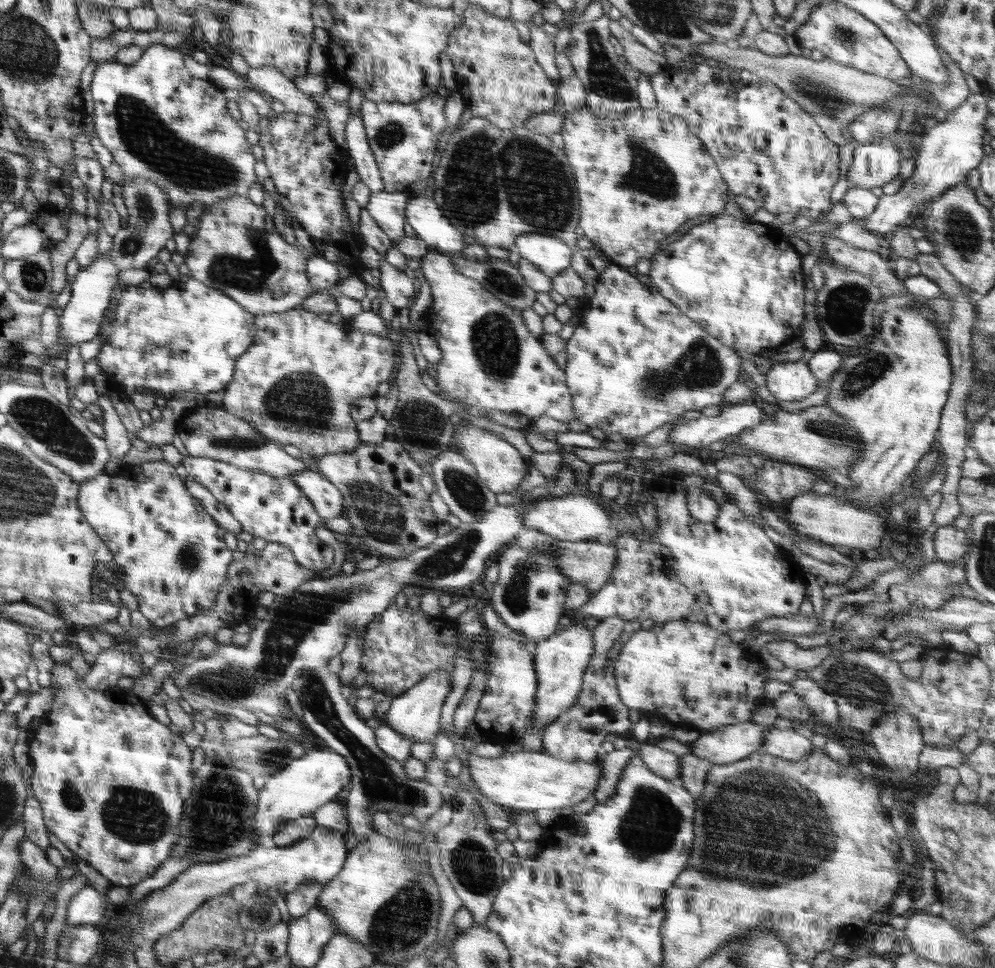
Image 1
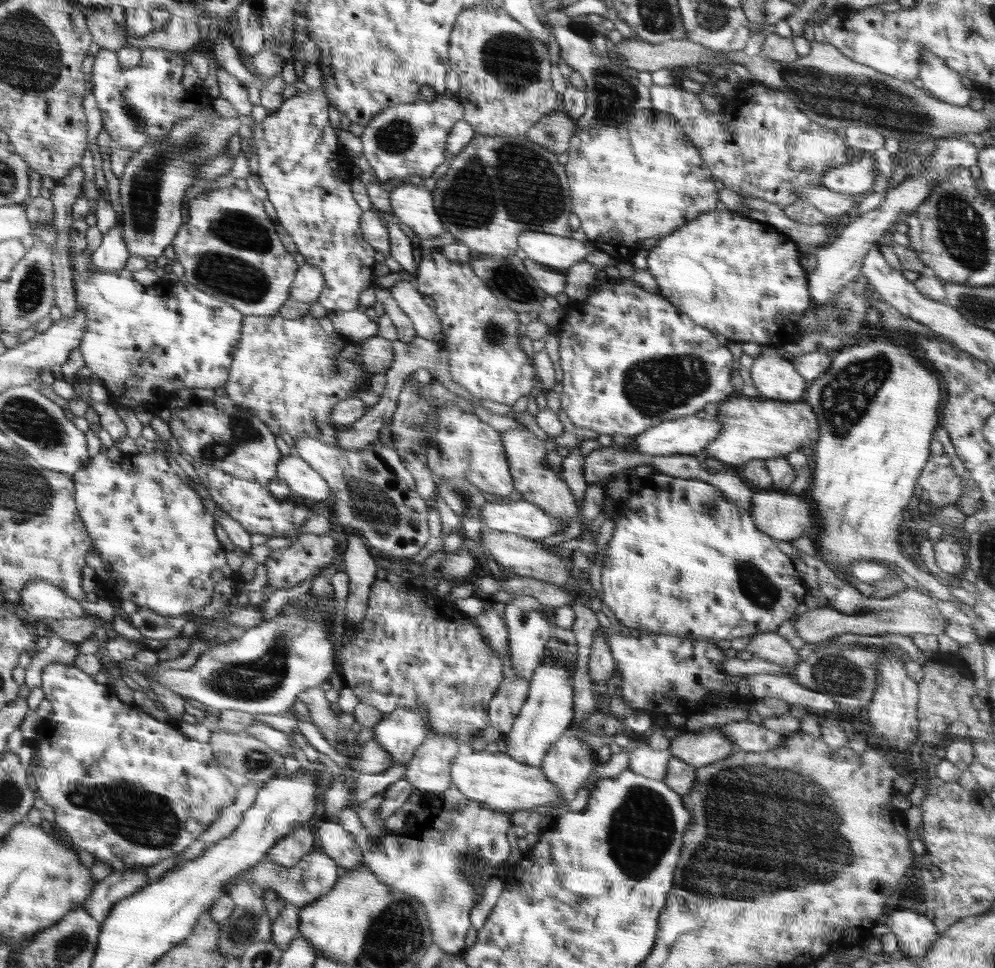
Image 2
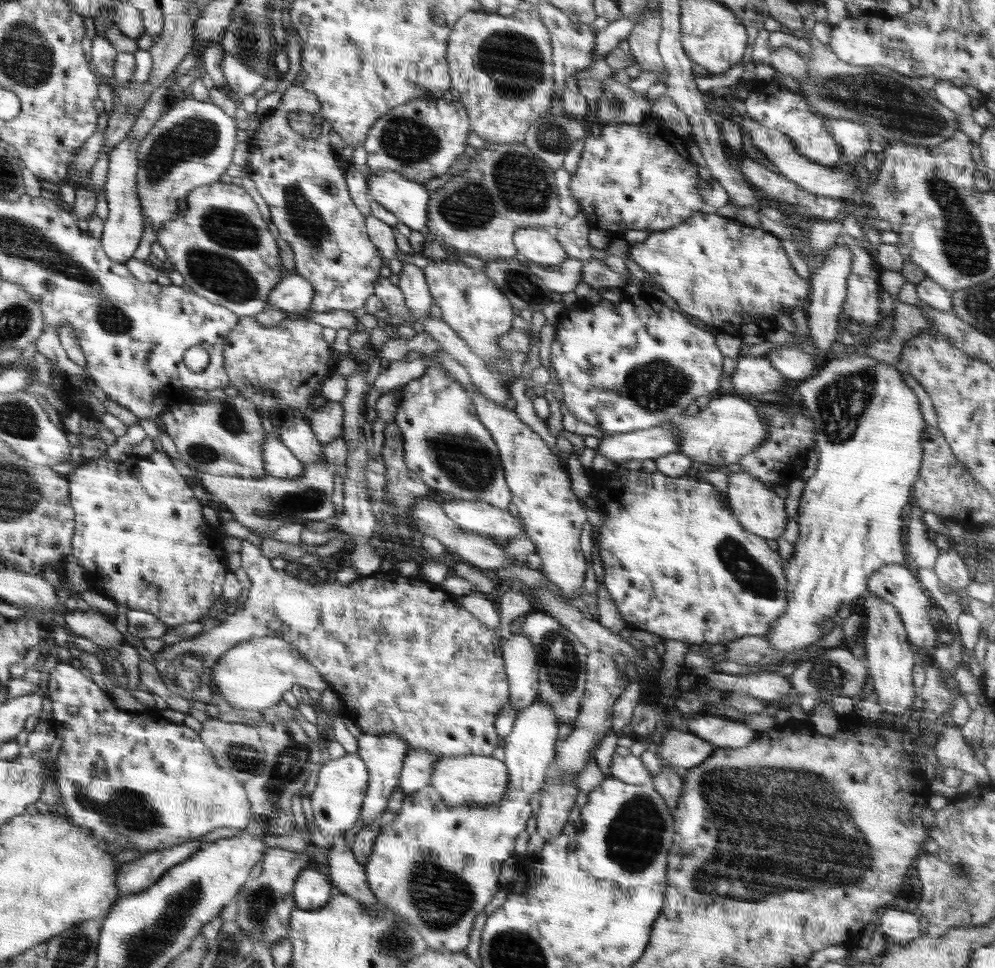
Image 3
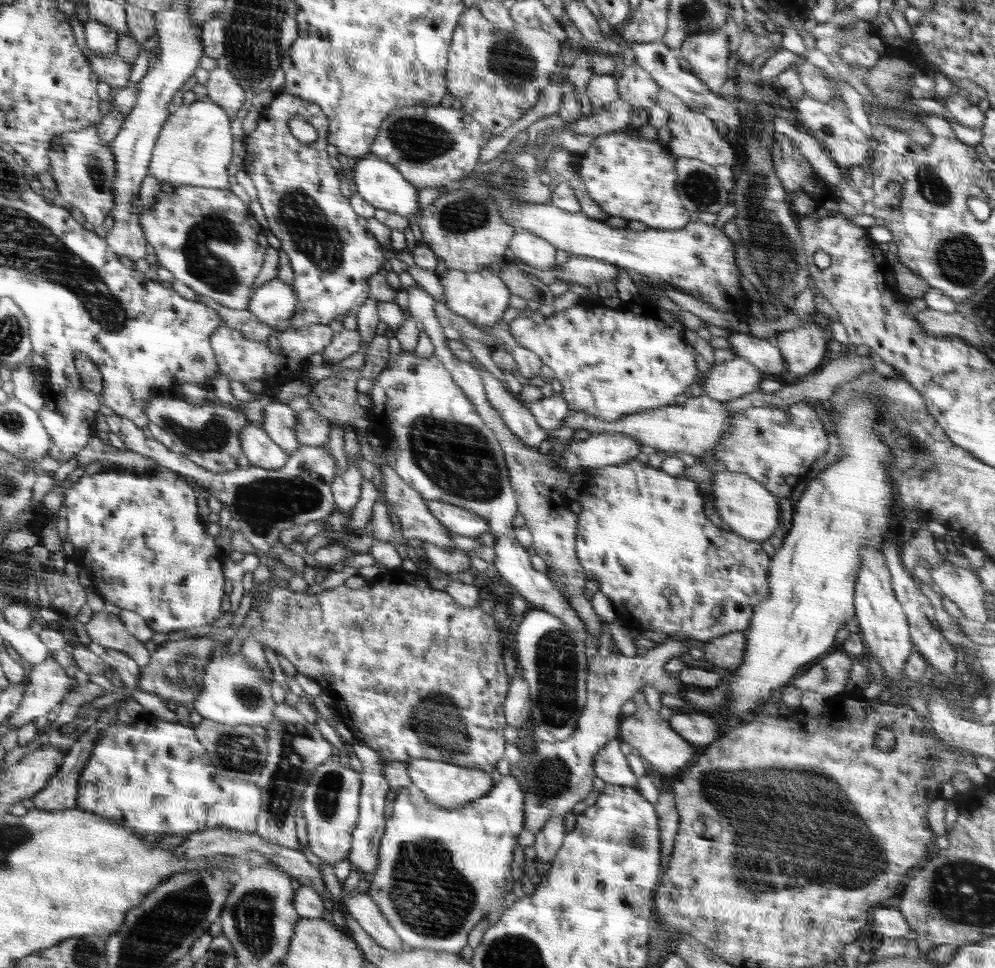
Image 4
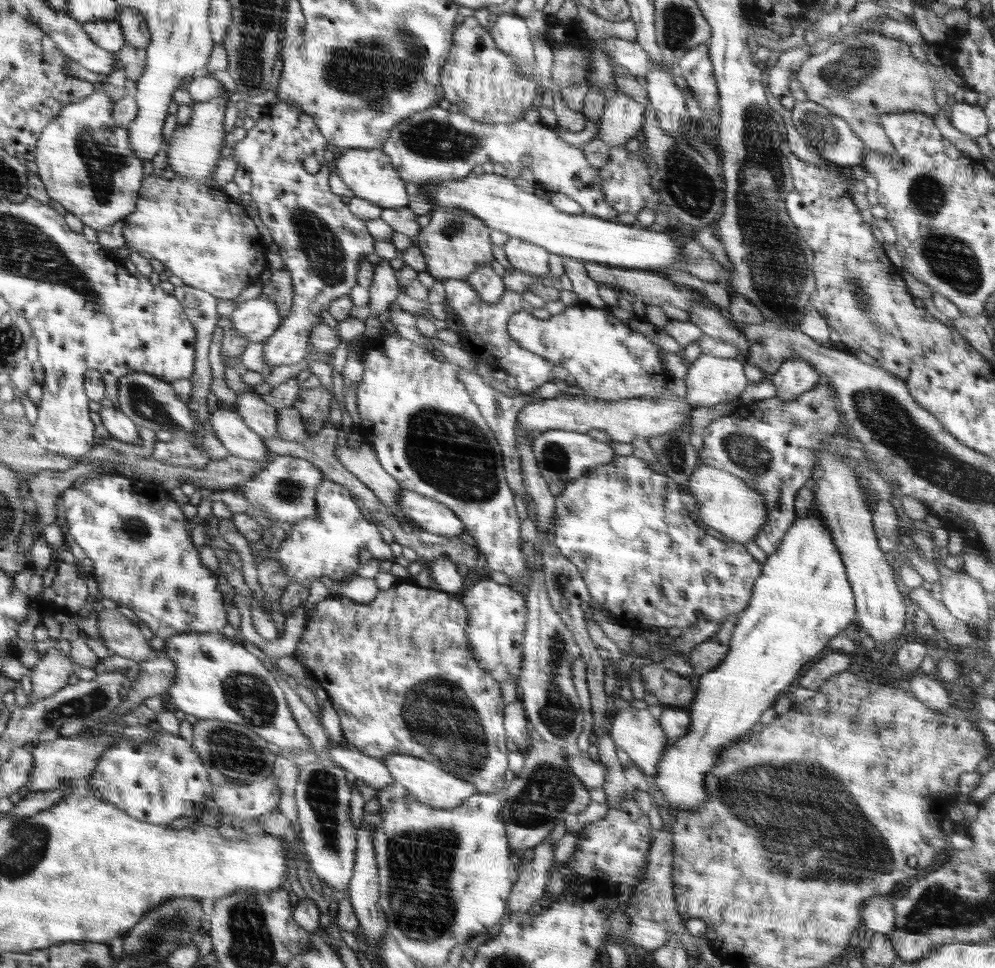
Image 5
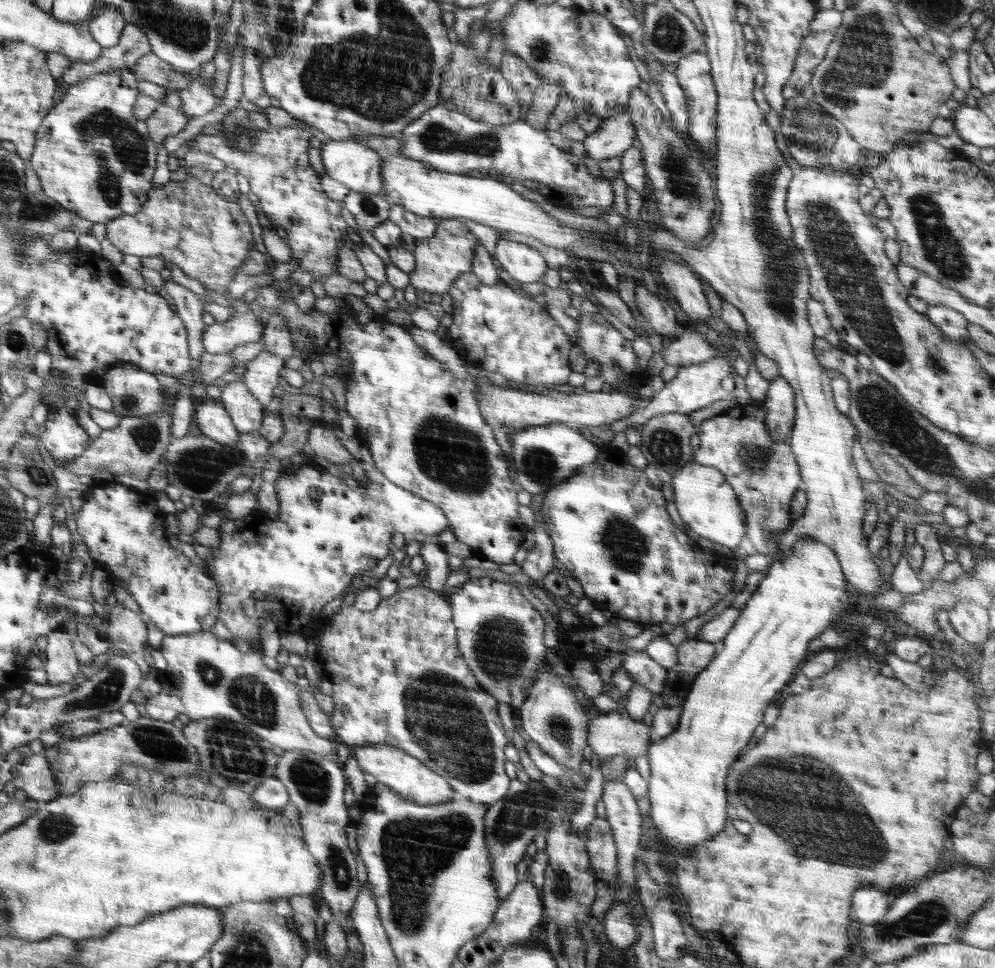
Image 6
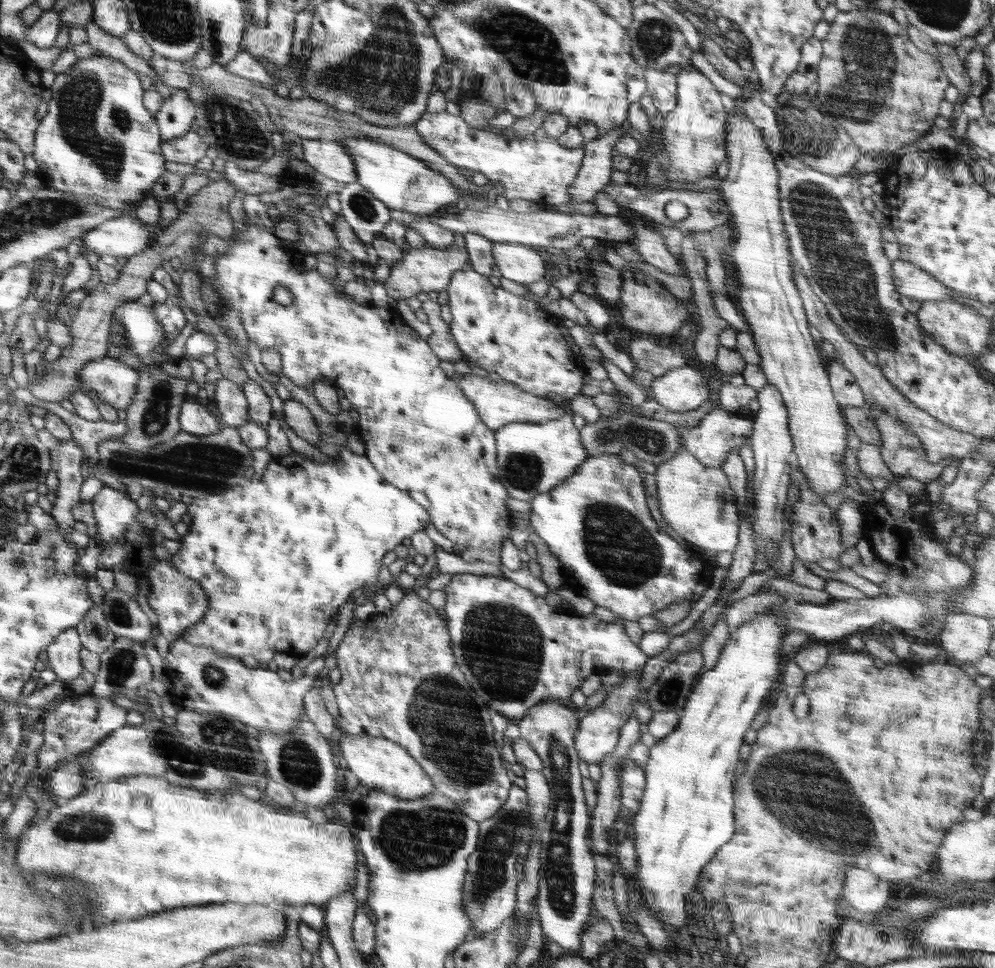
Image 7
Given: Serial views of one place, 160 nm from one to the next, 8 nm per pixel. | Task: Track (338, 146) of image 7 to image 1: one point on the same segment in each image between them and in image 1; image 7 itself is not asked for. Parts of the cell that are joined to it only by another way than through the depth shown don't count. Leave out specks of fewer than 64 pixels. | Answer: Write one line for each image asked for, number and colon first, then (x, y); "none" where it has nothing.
1: (422, 214)
2: (413, 206)
3: (407, 200)
4: (379, 183)
5: (368, 173)
6: (357, 167)

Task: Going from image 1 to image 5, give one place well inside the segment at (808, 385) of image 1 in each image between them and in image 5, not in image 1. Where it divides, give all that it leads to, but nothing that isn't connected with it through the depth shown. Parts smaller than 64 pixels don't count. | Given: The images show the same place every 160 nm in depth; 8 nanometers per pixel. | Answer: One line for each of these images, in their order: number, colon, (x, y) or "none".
2: (774, 377)
3: (754, 375)
4: (727, 380)
5: (711, 380)

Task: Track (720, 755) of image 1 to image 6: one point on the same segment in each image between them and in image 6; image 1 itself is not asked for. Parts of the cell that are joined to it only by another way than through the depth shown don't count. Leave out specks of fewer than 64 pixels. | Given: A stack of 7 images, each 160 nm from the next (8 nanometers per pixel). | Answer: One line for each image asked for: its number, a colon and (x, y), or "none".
2: (698, 749)
3: (684, 749)
4: (664, 752)
5: (635, 731)
6: (613, 733)

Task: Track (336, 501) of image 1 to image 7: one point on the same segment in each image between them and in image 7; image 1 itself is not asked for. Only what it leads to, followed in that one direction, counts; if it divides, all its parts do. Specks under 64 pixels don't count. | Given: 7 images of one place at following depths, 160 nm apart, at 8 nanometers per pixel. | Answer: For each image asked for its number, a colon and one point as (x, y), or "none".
2: (304, 482)
3: (278, 460)
4: (260, 450)
5: (229, 427)
6: (214, 421)
7: (194, 418)

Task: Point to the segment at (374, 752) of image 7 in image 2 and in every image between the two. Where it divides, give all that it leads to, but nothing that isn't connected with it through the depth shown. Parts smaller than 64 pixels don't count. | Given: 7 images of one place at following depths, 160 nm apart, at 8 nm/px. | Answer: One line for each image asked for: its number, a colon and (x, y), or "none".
2: (496, 781)
3: (474, 780)
4: (451, 786)
5: (428, 784)
6: (405, 775)

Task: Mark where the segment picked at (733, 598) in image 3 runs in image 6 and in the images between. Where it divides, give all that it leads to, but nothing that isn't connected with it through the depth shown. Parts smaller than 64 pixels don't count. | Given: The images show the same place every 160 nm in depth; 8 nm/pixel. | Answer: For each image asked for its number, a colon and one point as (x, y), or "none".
4: (642, 534)
5: (623, 525)
6: (610, 530)

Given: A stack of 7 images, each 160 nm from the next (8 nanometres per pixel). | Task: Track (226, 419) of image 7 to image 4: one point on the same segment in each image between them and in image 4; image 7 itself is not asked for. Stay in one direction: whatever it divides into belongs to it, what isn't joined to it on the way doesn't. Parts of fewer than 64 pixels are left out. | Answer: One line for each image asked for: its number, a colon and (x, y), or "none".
4: (279, 420)
5: (259, 416)
6: (246, 412)

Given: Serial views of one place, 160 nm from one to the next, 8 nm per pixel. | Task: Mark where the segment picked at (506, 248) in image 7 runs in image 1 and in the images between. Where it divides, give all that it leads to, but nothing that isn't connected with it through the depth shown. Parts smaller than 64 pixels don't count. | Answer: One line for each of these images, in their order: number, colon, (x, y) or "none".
1: (551, 256)
2: (559, 253)
3: (539, 245)
4: (533, 251)
5: (528, 258)
6: (524, 263)

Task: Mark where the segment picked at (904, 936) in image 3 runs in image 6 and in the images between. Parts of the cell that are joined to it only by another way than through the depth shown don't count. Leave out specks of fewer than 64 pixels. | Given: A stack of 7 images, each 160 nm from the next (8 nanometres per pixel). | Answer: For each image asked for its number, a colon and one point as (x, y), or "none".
4: (888, 921)
5: (878, 915)
6: (870, 904)

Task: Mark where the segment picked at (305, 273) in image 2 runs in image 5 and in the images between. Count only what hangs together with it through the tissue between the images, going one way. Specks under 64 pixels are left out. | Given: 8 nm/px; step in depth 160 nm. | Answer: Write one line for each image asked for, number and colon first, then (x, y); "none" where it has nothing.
3: (293, 294)
4: (274, 303)
5: (256, 319)

